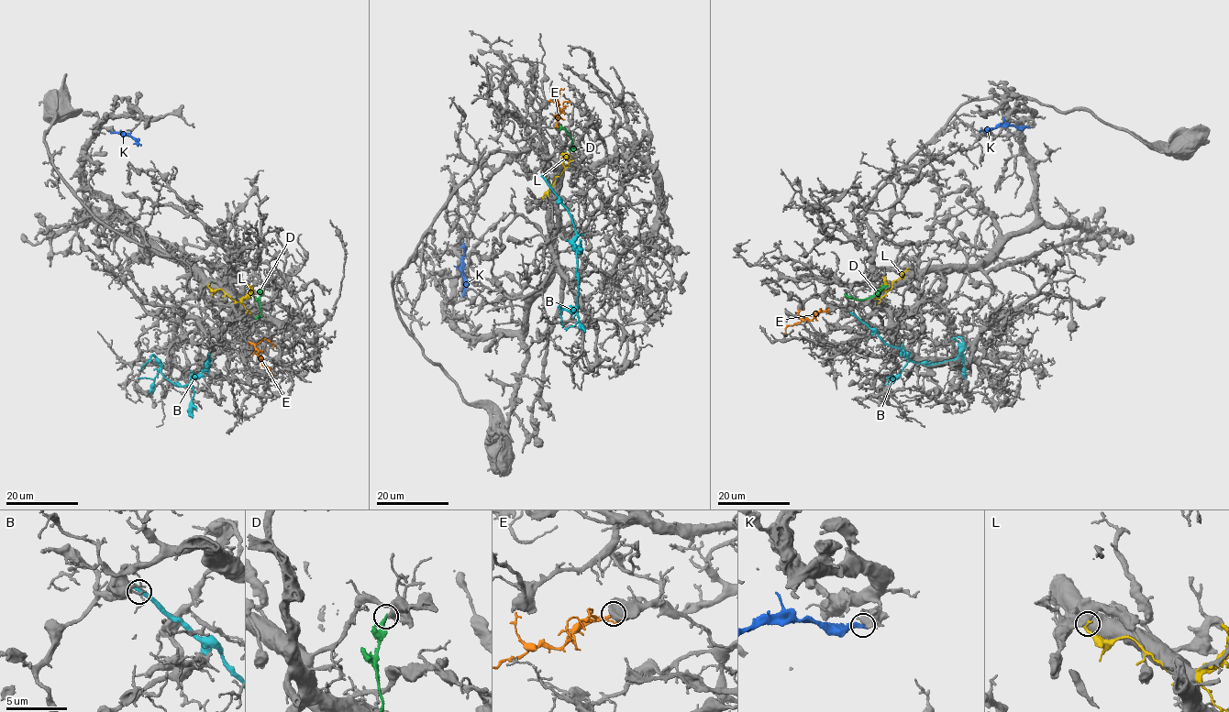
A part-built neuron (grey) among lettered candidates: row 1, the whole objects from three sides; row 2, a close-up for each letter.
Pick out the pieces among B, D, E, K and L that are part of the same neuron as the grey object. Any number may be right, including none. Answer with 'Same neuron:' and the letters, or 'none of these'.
Same neuron: none of these

